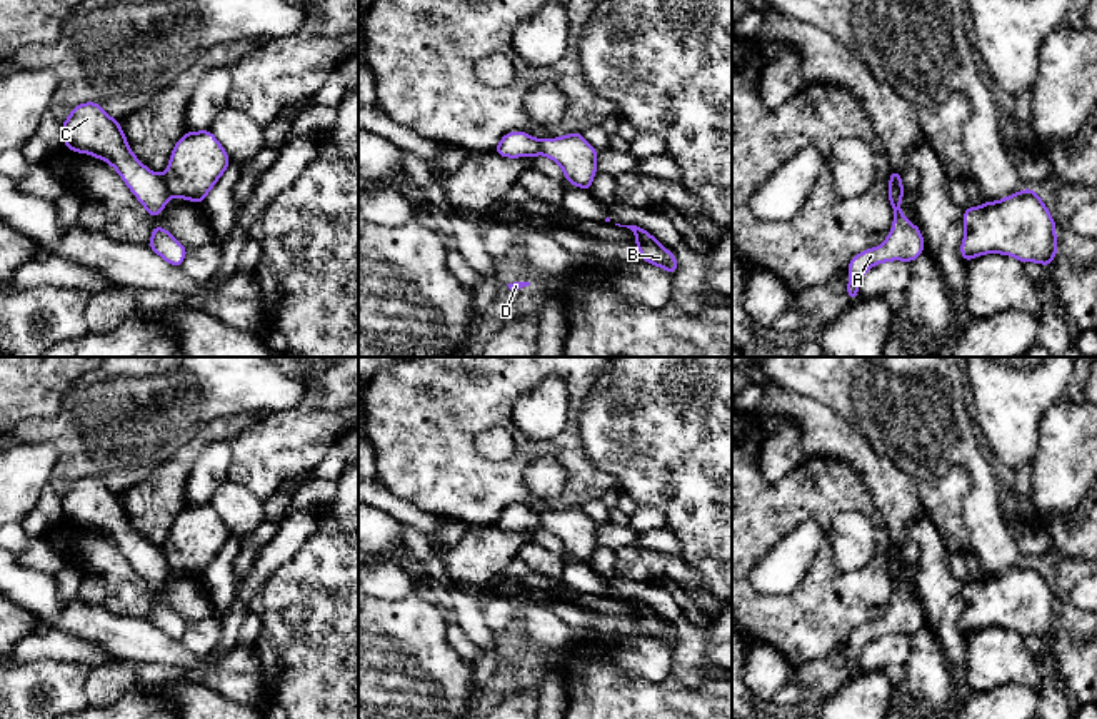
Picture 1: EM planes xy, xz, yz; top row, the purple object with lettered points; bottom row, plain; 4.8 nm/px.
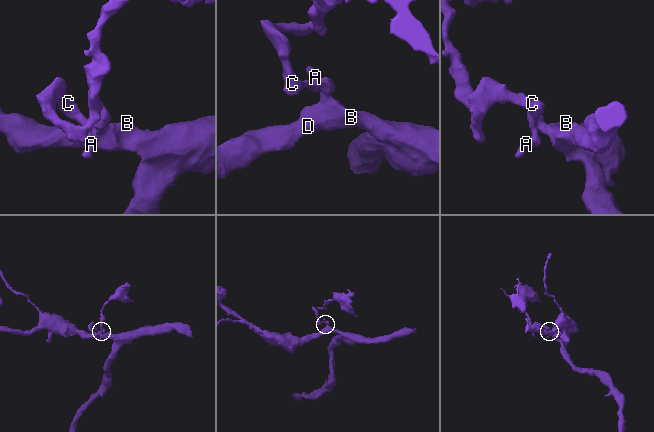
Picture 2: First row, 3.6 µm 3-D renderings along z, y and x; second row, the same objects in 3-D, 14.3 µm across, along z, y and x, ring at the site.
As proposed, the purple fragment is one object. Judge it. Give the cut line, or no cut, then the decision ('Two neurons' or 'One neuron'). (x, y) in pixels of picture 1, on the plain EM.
Split along xy (162, 549), (170, 568). Two neurons

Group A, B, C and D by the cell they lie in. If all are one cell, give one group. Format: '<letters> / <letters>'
A C / B D

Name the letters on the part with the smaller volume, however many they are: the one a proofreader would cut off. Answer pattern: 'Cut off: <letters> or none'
Cut off: A, C

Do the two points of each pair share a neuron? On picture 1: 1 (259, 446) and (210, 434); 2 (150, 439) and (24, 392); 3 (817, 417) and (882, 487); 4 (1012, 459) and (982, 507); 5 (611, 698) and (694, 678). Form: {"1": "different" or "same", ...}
{"1": "different", "2": "different", "3": "same", "4": "different", "5": "different"}

